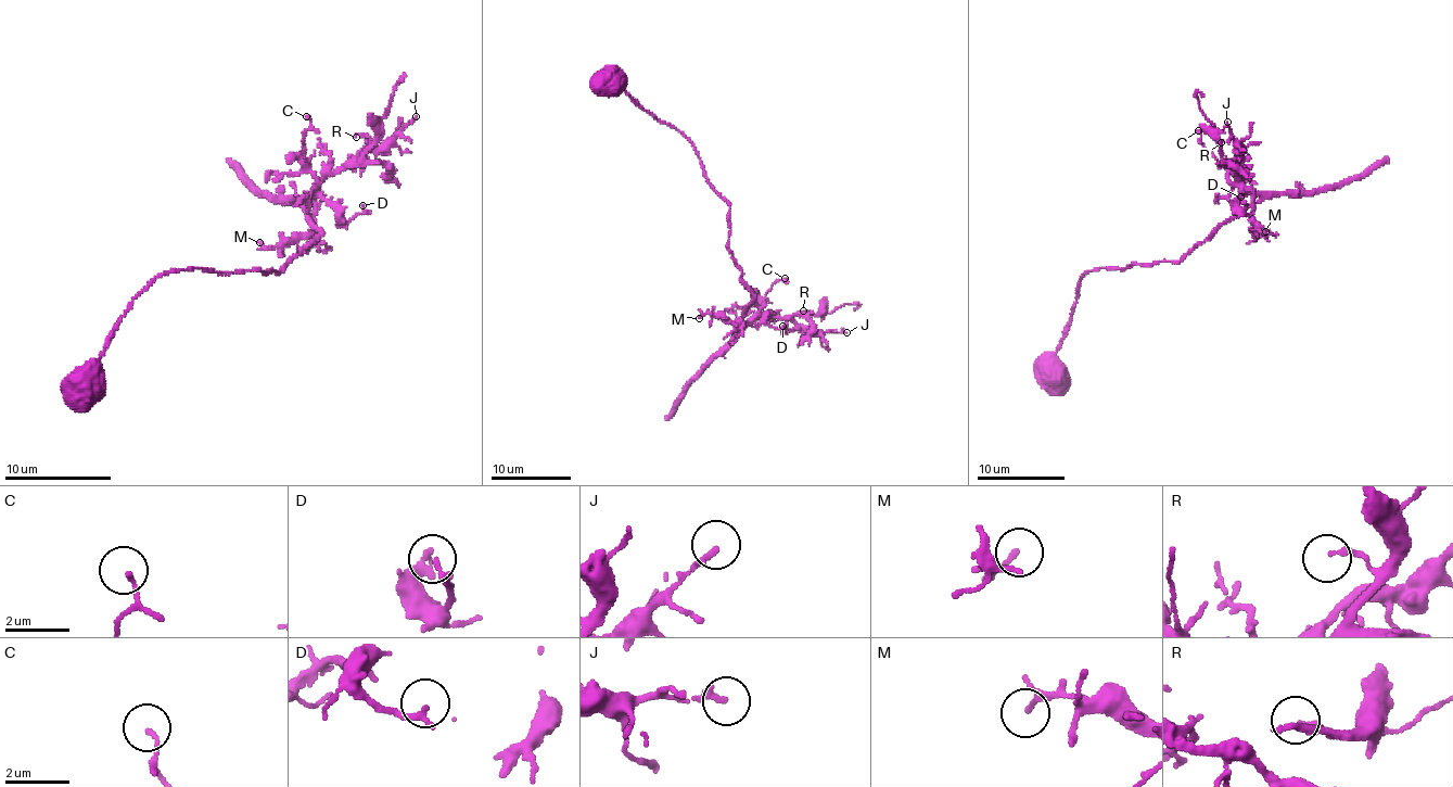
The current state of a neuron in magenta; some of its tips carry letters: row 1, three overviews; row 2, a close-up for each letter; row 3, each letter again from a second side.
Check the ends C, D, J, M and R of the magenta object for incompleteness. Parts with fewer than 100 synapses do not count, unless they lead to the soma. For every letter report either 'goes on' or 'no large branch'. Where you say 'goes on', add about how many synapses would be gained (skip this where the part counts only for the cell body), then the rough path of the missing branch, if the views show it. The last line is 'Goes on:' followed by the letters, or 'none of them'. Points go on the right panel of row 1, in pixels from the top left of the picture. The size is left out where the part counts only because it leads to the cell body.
C: no large branch
D: no large branch
J: no large branch
M: no large branch
R: no large branch
Goes on: none of them

